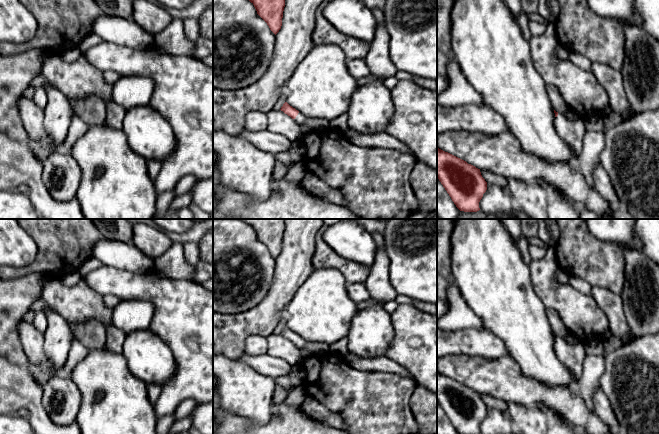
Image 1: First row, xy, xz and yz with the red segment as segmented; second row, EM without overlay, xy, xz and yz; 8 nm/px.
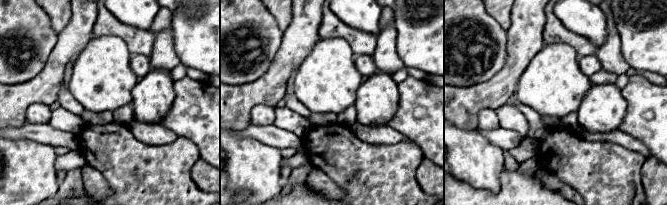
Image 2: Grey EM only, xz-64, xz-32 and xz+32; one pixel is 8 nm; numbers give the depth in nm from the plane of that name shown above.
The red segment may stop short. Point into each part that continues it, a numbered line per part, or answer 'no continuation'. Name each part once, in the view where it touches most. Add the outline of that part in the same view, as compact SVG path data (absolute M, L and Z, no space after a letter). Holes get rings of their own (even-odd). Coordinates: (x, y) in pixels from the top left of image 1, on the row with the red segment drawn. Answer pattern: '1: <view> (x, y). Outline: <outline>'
1: xz (300, 119). Outline: M301 112L298 113L294 120L301 128L301 134L298 139L299 141L302 141L304 138L306 138L309 134L311 134L314 131L307 126L306 124L307 117L303 115Z

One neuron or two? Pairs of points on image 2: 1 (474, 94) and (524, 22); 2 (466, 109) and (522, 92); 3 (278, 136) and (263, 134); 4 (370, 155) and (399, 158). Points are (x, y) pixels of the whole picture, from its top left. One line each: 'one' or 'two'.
1: one
2: two
3: one
4: one

